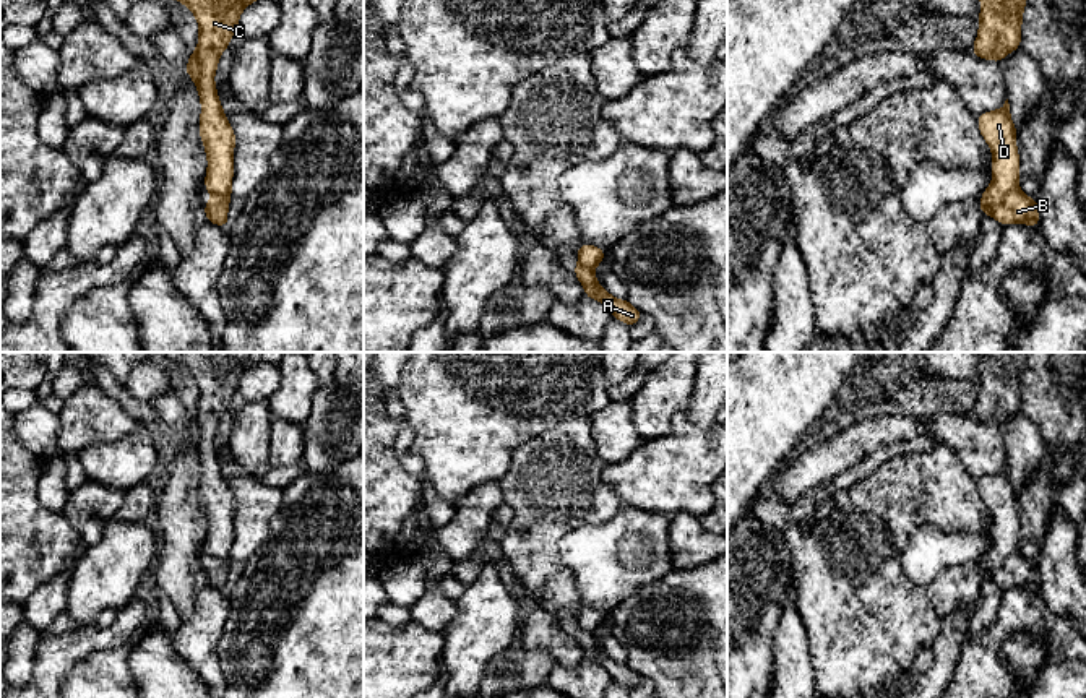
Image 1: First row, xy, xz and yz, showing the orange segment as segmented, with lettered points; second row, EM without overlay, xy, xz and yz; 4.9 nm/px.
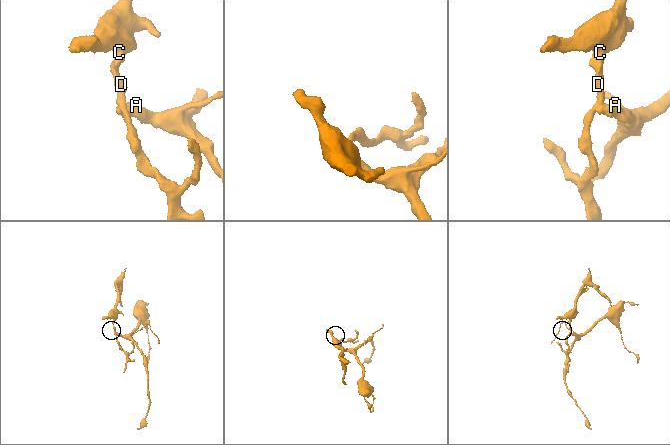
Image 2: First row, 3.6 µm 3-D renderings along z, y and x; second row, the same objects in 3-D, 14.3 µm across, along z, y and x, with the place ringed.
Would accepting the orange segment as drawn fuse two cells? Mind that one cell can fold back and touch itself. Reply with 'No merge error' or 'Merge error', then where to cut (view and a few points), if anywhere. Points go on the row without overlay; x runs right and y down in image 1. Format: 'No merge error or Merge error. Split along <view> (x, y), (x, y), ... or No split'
Merge error. Split along yz (1017, 549), (999, 568)

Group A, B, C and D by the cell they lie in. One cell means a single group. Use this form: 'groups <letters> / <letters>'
groups A B / C D

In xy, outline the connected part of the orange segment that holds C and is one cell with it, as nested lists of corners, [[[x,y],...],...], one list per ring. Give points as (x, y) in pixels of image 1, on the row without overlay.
[[[159,352],[169,362],[187,368],[200,390],[198,411],[185,435],[201,463],[200,500],[208,519],[205,552],[232,562],[234,492],[218,461],[214,437],[219,419],[229,411],[245,370],[263,360],[263,352]]]

